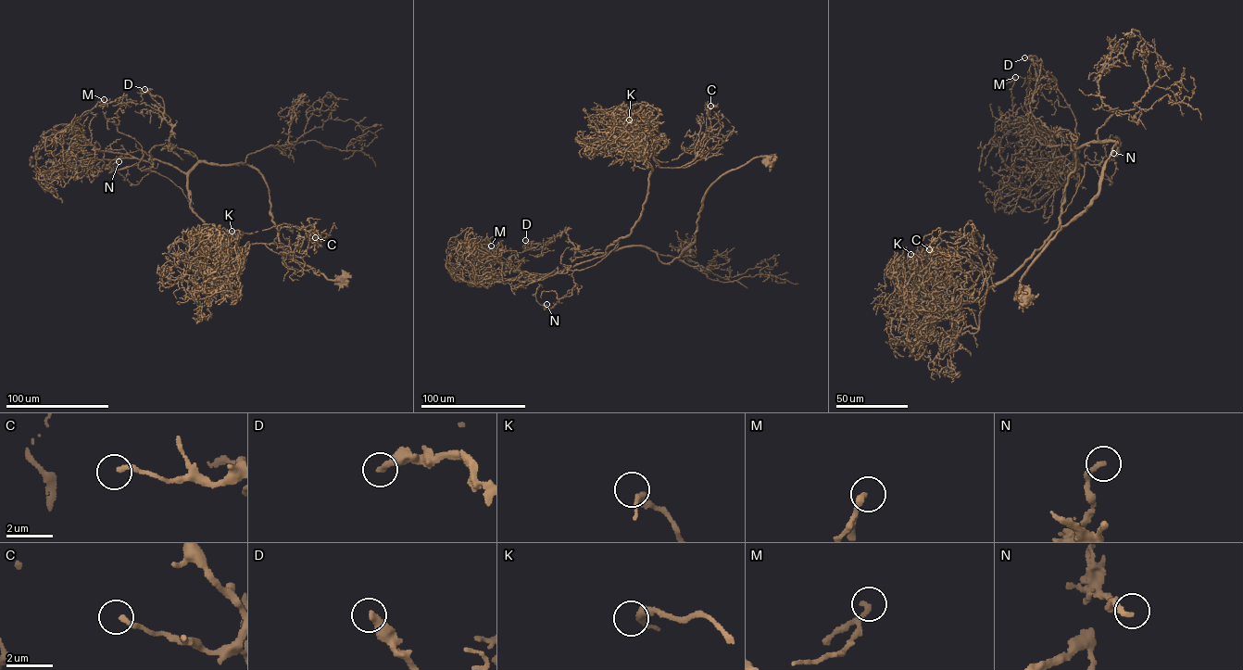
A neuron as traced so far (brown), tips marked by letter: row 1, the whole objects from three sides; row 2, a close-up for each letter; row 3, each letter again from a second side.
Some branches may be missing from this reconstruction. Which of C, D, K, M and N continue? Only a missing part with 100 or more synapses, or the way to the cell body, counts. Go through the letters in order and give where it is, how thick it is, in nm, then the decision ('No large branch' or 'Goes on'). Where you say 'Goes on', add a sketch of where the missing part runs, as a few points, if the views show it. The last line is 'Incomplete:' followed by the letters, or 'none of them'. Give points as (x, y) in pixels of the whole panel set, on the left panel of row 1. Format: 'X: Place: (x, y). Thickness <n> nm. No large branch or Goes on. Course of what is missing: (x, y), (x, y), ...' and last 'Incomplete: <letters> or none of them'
C: Place: (315, 237). Thickness 220 nm. No large branch
D: Place: (144, 89). Thickness 320 nm. No large branch
K: Place: (232, 231). Thickness 400 nm. No large branch
M: Place: (104, 99). Thickness 240 nm. No large branch
N: Place: (119, 161). Thickness 240 nm. No large branch
Incomplete: none of them

